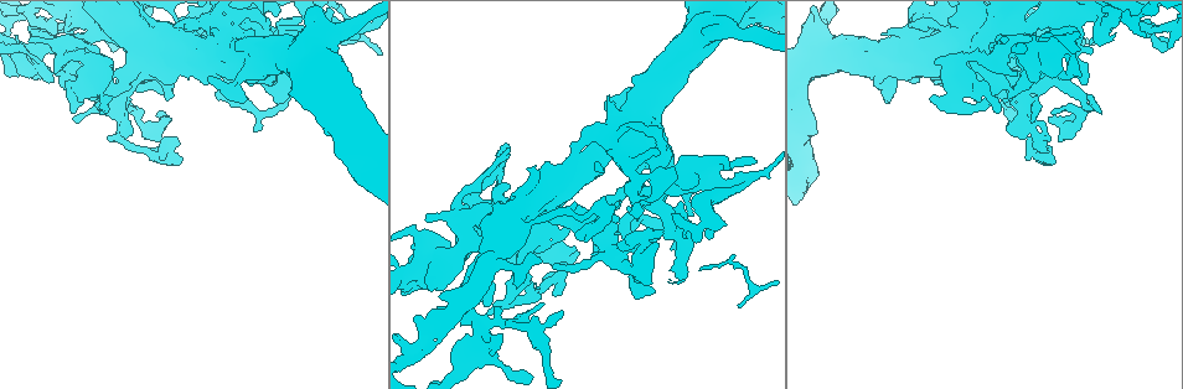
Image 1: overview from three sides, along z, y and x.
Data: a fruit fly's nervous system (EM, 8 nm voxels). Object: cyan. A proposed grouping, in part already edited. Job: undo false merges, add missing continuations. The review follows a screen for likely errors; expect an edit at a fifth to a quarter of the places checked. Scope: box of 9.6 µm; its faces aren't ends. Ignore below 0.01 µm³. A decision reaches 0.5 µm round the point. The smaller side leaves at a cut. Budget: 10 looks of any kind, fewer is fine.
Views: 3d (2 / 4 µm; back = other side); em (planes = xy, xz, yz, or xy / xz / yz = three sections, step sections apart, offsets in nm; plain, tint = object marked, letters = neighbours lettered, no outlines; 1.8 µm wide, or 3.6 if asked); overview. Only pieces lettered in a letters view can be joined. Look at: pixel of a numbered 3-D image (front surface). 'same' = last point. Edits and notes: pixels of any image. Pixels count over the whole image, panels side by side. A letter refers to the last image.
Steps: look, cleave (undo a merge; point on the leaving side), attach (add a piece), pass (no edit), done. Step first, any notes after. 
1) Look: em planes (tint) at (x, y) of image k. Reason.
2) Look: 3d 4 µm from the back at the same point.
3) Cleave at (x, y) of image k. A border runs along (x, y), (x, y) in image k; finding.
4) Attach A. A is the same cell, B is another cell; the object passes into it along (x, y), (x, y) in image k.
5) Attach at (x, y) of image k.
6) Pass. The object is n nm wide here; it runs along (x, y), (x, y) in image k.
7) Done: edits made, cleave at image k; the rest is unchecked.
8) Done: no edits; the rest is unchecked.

Look: 3d 2 µm at (1028, 26) of image 1. Looks like a crossing.

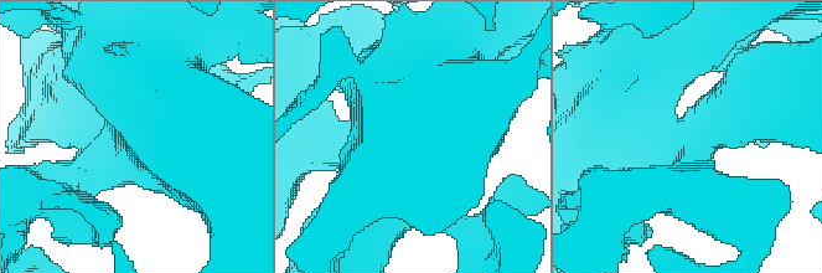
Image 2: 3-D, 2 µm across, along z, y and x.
Look: em planes (tint) at (691, 133) of image 2. 4 arms meet here.

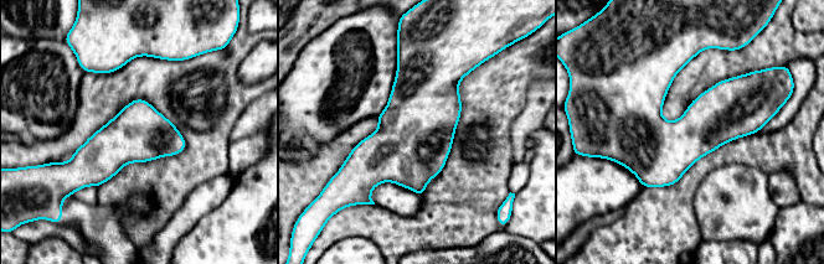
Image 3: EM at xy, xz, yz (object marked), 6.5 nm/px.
Look: em planes (letters) at the same point.

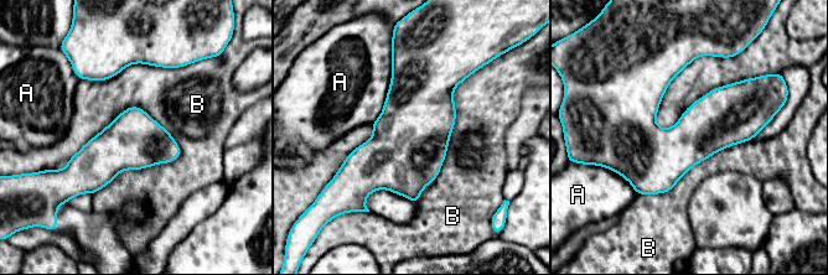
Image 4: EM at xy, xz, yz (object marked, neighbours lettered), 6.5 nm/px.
Pass. The longest contact is with B, 750 nm; A and B are other cells; a border runs along (181, 149), (129, 105), (67, 160) in image 4; continuous, no second cell.

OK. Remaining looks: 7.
Look: em planes (letters) at (41, 25) of image 1. Abrupt turn.

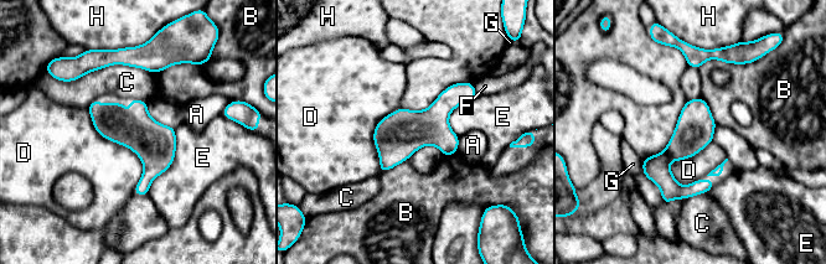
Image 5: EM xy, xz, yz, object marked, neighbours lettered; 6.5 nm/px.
Pass. A, B, C, D, E, F, G and H are other cells; a border runs along (86, 108), (140, 160), (134, 193) in image 5; one cell here.

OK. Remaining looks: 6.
Look: em planes (tint) at (503, 200) of image 1. Four or more arms meet.

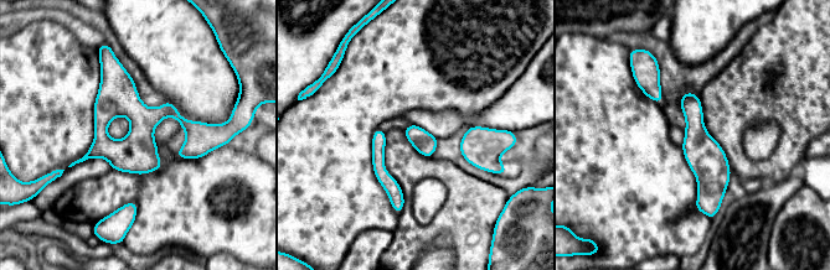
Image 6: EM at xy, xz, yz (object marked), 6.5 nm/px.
Look: em planes (letters) at the same point. What lies round it.

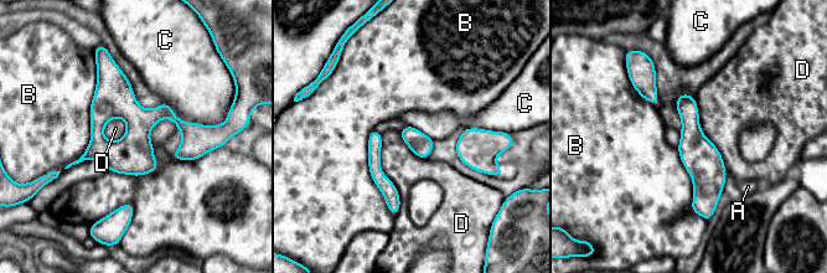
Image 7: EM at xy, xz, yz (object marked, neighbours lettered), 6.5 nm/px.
Pass. The object is 140 nm wide here; A, B, C and D are other cells; it runs along (208, 129), (156, 114), (86, 156) in image 7; one cell here.

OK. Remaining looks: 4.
Look: em planes (letters) at (1041, 32) of image 1. Thin arm on a thick one.

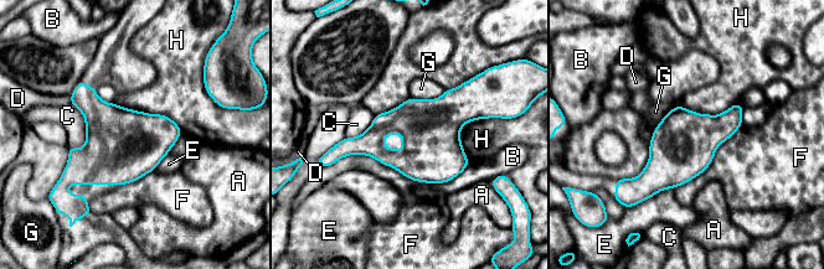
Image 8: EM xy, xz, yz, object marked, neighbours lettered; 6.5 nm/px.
Pass. A, B, C, D, E, F, G and H are other cells; a border runs along (113, 102), (165, 114), (183, 132) in image 8; one cell here.

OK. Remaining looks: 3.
Done: no edits; the rest is unchecked.

